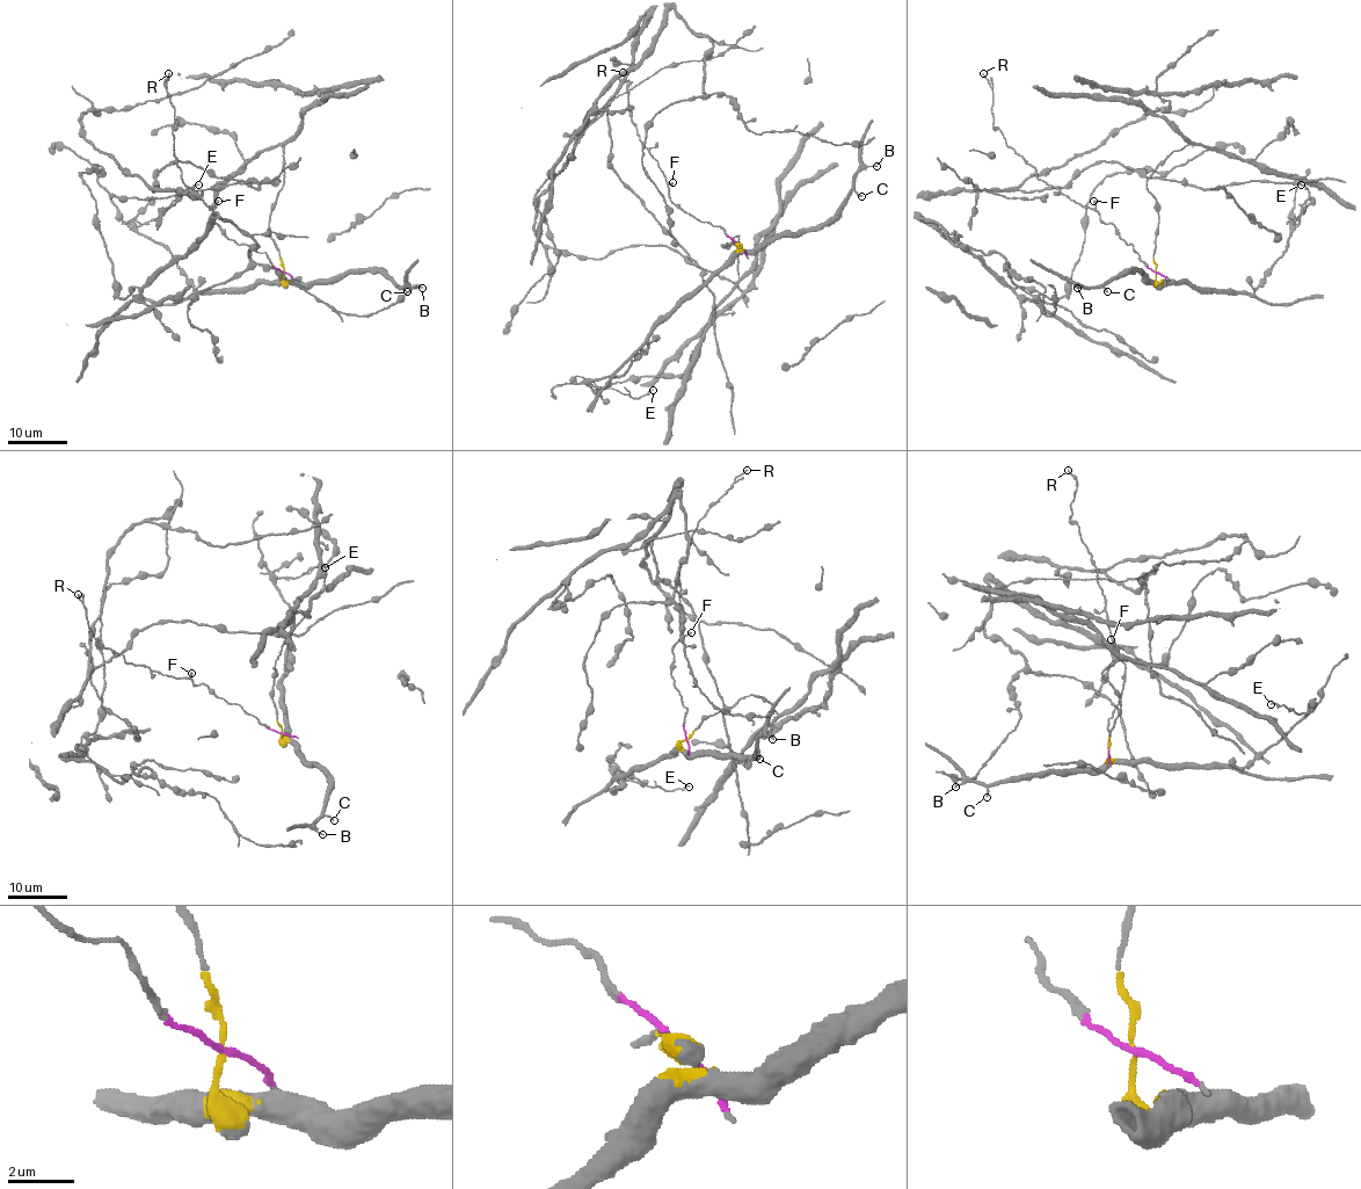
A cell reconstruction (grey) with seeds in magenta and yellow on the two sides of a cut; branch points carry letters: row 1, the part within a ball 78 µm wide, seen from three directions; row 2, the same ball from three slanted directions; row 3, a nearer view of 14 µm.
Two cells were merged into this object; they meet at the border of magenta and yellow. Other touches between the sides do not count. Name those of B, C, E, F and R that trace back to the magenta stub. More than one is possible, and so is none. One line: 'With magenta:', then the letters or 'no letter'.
With magenta: F, R

